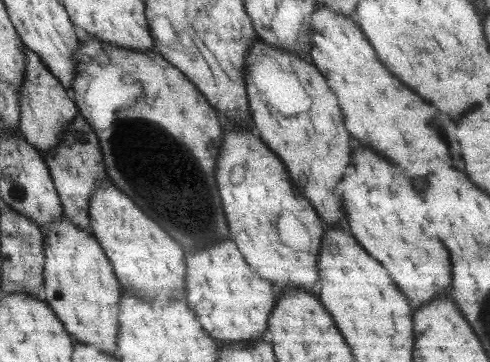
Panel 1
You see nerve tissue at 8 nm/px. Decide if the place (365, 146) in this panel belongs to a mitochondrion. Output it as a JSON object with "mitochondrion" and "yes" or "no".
{"mitochondrion":"no"}

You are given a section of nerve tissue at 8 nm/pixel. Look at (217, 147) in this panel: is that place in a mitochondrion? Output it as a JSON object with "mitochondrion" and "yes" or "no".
{"mitochondrion":"no"}

